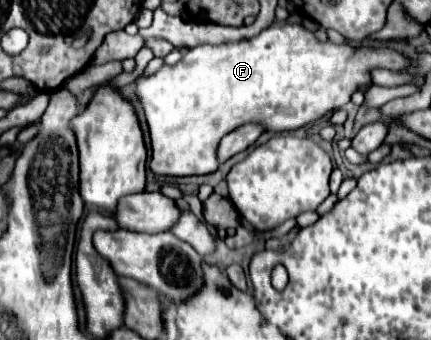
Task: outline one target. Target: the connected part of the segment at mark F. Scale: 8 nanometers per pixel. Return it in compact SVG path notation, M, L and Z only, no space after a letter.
M278 22L250 40L226 42L226 44L200 44L184 52L184 58L168 66L164 64L156 74L136 80L136 96L144 108L146 124L150 130L152 158L150 170L162 176L196 176L212 174L218 170L218 144L234 128L246 122L262 122L272 132L290 132L306 126L342 108L354 90L370 82L372 68L404 70L406 60L392 50L352 48L348 44L338 46L332 42L320 42L312 32L300 24Z

